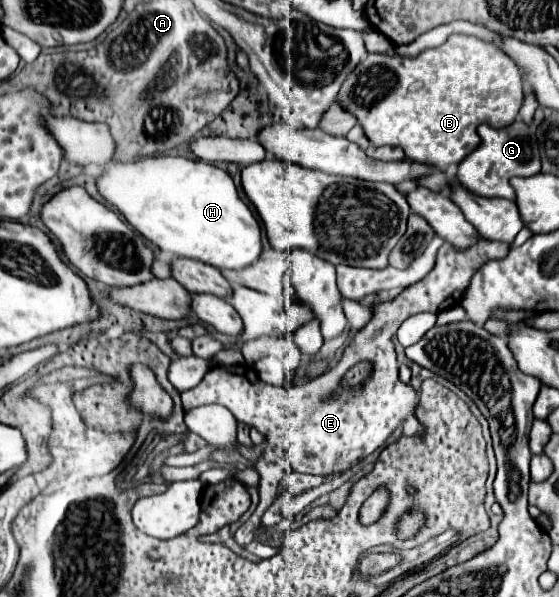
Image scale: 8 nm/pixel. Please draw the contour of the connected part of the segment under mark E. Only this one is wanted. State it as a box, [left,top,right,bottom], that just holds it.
[181,239,509,475]

